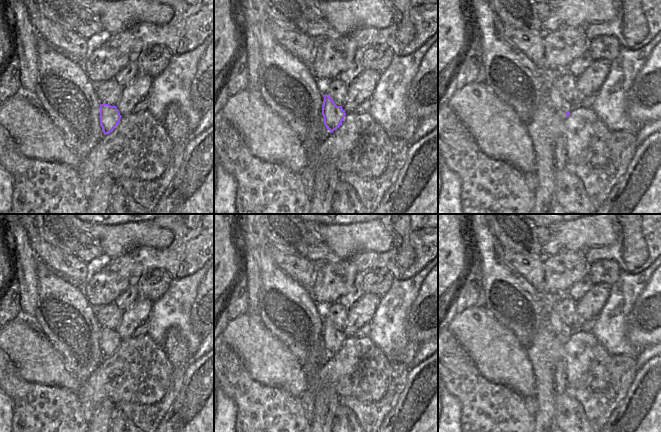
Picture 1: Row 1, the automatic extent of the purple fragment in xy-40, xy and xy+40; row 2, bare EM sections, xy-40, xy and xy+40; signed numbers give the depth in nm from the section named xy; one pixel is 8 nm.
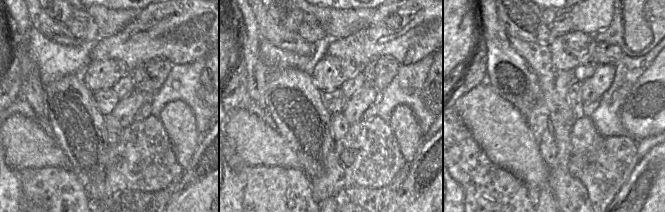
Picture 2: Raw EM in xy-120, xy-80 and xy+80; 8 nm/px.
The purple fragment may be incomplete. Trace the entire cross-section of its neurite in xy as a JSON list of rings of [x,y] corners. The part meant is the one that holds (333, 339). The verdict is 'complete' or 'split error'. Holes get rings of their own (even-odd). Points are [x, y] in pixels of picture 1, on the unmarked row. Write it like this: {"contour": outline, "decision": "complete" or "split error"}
{"contour": [[[325,318],[322,329],[322,339],[324,341],[324,349],[330,356],[333,356],[340,351],[346,337],[342,330],[337,330],[332,322]]], "decision": "complete"}

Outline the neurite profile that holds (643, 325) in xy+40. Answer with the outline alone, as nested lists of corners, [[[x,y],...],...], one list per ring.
[[[661,264],[636,299],[626,319],[626,335],[636,350],[661,342]]]

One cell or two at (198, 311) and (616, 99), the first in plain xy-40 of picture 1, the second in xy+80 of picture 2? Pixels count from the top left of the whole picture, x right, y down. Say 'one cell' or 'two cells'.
two cells

